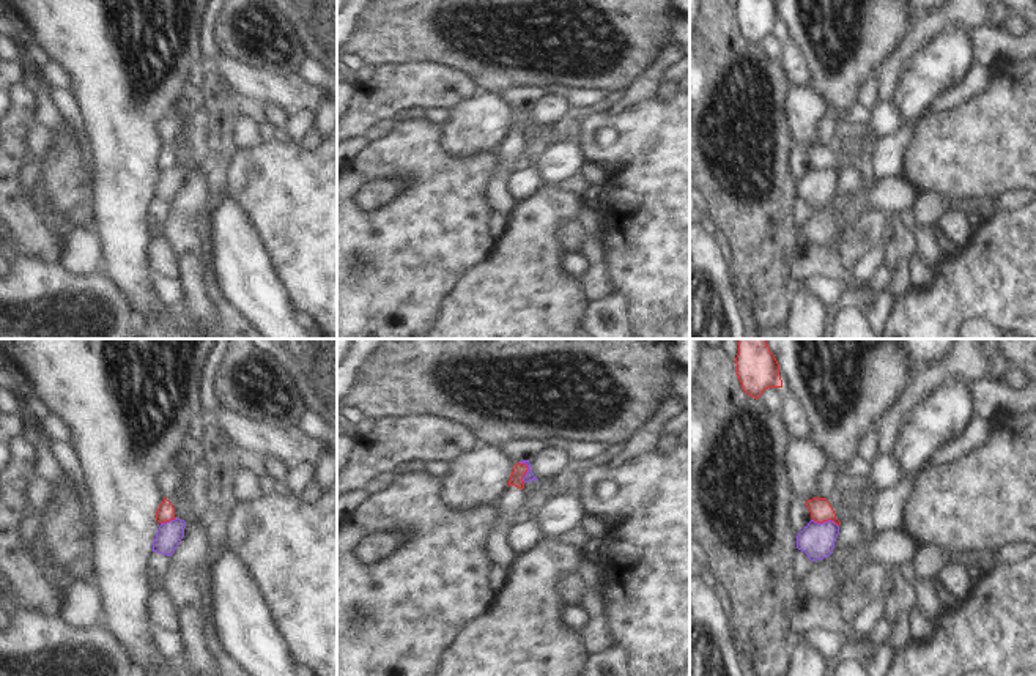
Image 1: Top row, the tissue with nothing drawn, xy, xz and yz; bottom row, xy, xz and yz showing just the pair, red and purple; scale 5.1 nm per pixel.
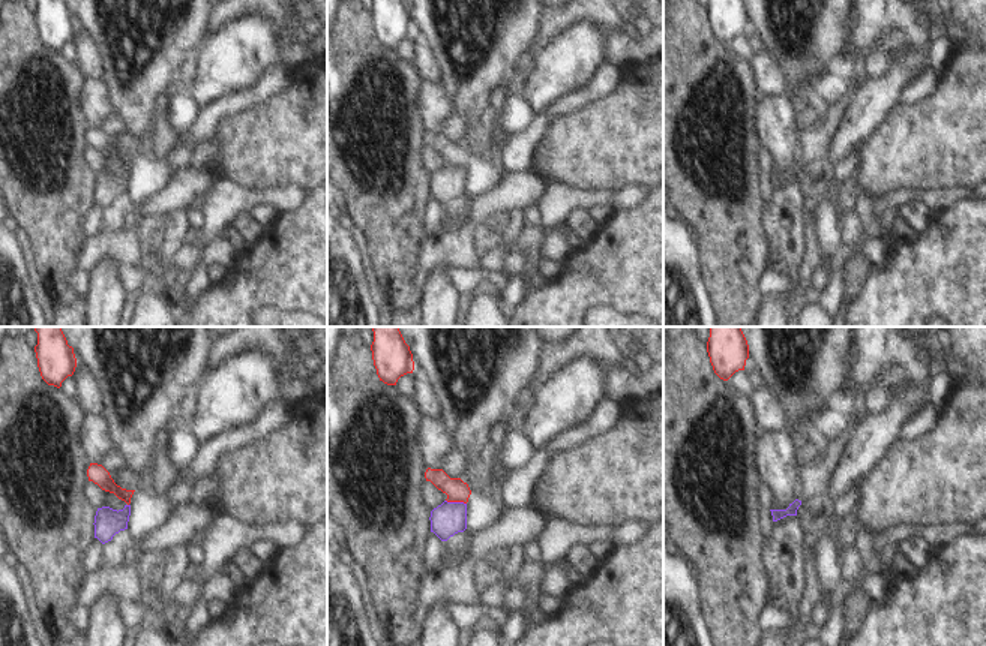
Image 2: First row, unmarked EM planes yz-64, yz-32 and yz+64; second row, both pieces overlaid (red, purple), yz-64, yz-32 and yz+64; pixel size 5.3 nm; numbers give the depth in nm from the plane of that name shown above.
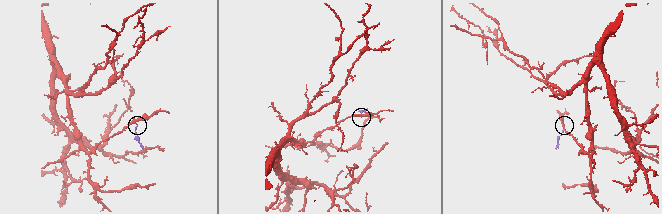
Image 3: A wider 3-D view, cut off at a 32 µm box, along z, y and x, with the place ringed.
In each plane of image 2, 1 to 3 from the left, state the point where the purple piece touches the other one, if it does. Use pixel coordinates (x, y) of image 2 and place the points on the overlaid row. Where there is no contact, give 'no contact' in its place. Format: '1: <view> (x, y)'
1: no contact
2: yz-32 (456, 501)
3: no contact

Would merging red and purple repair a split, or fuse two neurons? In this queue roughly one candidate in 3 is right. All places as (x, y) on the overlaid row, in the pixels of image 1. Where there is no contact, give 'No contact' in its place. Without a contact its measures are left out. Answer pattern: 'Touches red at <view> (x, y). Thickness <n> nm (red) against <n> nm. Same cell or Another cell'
Touches red at yz (825, 520). Thickness 110 nm (red) against 180 nm. Another cell.

